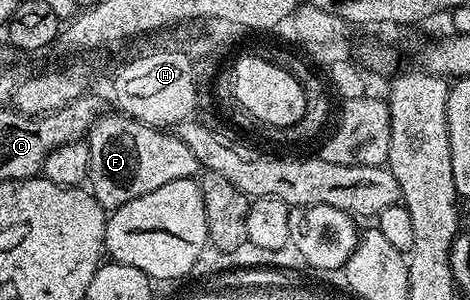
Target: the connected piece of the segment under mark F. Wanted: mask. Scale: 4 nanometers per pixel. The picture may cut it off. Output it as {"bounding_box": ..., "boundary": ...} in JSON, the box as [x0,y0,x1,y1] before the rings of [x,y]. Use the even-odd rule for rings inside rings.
{"bounding_box":[85,113,200,209],"boundary":[[[122,113],[114,114],[100,114],[85,136],[89,149],[89,190],[104,209],[114,209],[137,197],[145,197],[145,193],[153,193],[153,189],[161,189],[161,185],[169,185],[169,181],[200,174],[197,157],[189,153],[189,145],[185,145],[178,134],[138,123]]]}

